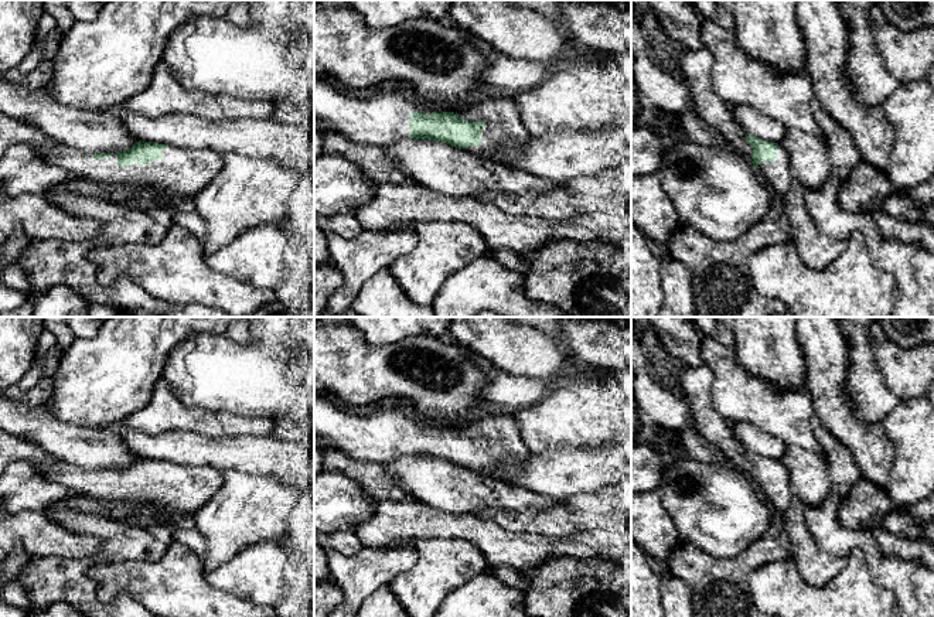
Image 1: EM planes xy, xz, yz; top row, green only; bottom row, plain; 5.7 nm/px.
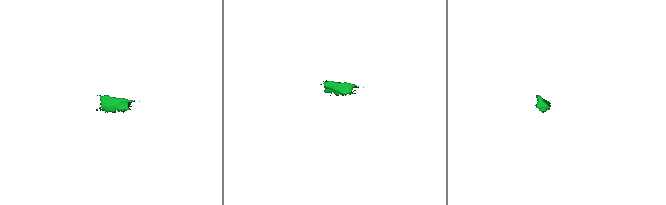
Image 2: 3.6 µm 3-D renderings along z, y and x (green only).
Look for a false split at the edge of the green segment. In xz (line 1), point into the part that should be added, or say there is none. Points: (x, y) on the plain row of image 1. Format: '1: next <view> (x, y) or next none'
1: next xz (379, 435)

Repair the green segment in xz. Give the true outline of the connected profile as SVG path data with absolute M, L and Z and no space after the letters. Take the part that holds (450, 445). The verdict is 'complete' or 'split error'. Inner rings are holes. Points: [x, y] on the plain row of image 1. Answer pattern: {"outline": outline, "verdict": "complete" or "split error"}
{"outline": "M314 393L314 477L328 449L379 464L405 454L444 459L502 481L508 478L498 471L500 463L524 463L529 456L515 415L487 413L447 429L429 425L402 403L354 410Z", "verdict": "split error"}

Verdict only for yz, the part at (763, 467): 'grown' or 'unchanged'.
grown

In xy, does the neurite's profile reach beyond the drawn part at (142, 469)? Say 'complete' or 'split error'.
split error

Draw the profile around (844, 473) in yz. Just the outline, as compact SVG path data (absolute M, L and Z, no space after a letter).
M817 415L811 419L811 429L825 453L832 488L838 494L848 494L862 478L851 450L824 427Z

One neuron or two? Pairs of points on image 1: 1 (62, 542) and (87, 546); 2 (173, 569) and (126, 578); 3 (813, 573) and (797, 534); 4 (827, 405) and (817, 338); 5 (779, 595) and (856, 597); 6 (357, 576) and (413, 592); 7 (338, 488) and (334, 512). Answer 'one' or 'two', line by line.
1: one
2: one
3: one
4: one
5: one
6: two
7: one

